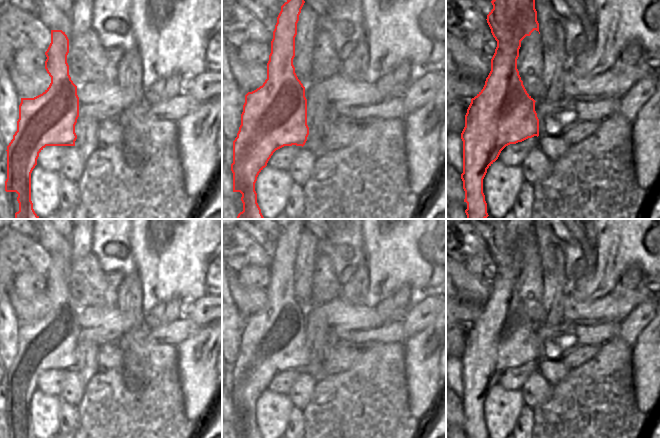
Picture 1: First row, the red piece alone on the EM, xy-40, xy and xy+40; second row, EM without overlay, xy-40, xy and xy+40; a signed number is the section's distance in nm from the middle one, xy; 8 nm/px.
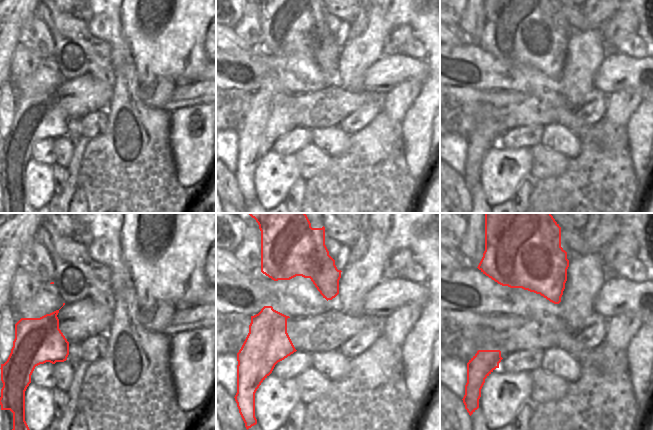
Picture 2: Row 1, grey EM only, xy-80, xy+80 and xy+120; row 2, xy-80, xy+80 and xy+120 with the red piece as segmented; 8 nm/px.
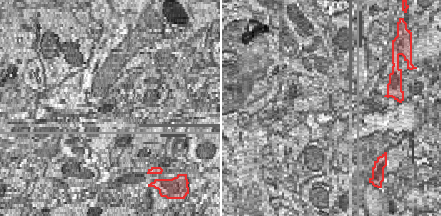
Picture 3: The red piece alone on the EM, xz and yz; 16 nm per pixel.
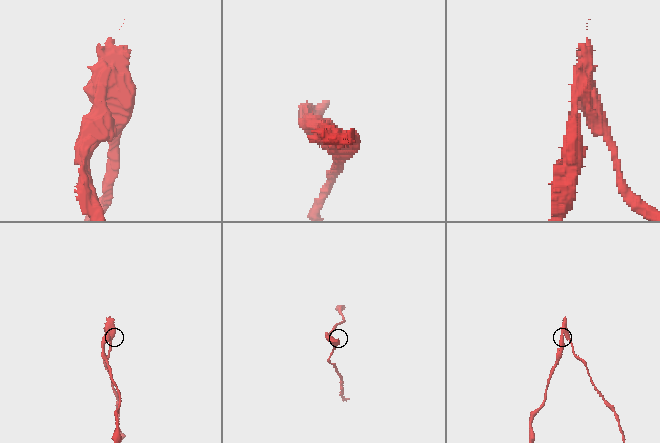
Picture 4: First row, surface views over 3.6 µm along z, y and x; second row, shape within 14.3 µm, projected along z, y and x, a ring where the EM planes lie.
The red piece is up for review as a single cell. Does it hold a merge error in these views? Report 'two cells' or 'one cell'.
two cells

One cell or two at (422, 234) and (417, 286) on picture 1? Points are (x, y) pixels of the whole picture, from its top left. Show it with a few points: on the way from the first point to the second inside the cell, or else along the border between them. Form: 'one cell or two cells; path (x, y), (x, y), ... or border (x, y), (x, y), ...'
one cell; path (417, 247), (417, 273)

